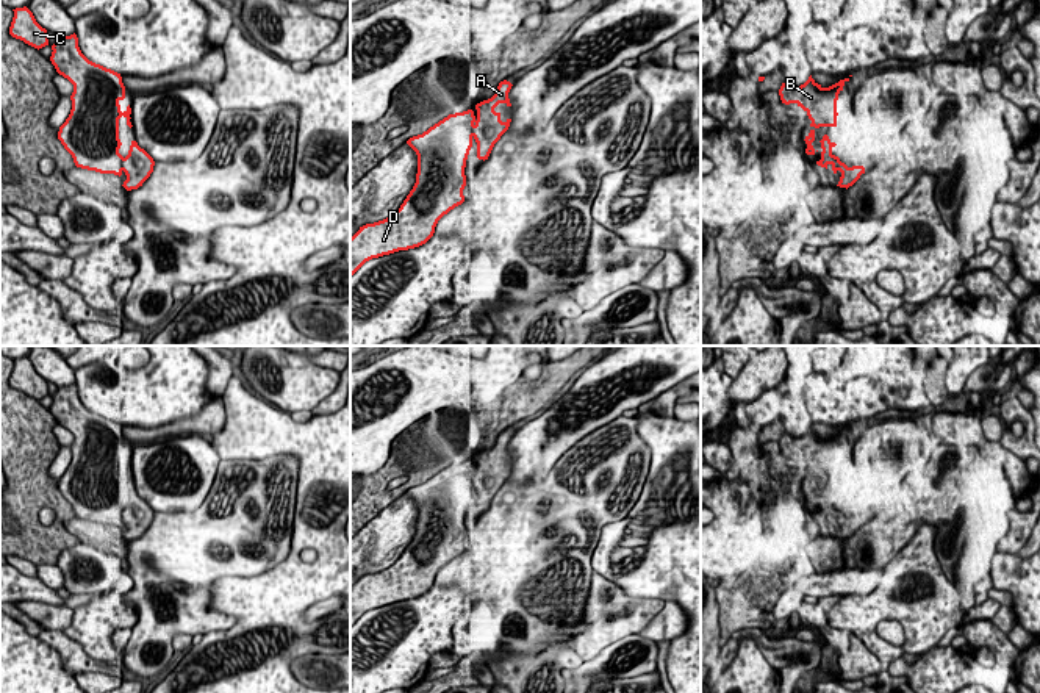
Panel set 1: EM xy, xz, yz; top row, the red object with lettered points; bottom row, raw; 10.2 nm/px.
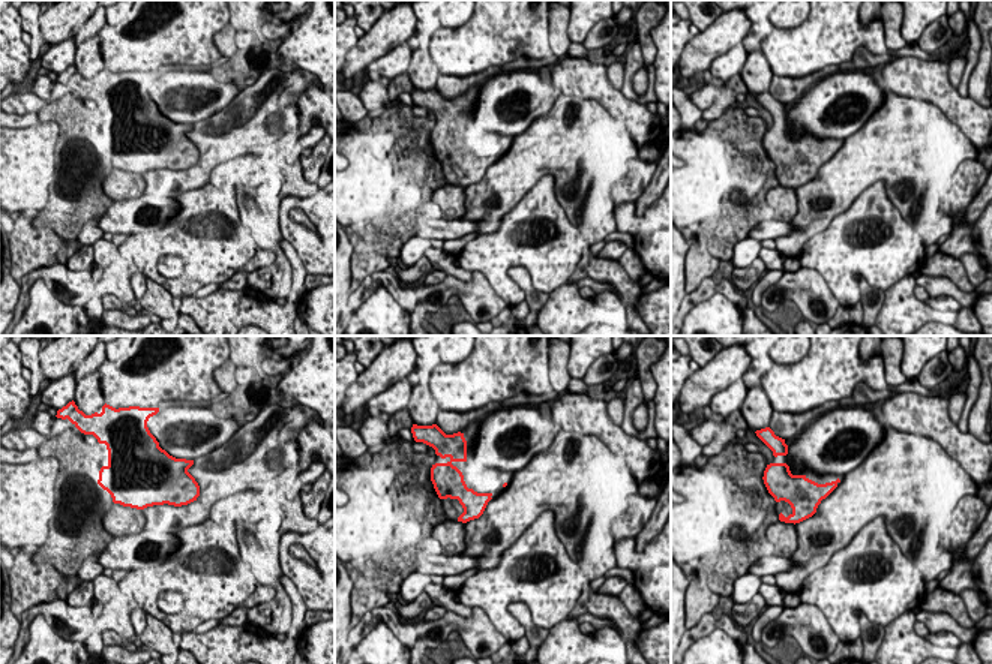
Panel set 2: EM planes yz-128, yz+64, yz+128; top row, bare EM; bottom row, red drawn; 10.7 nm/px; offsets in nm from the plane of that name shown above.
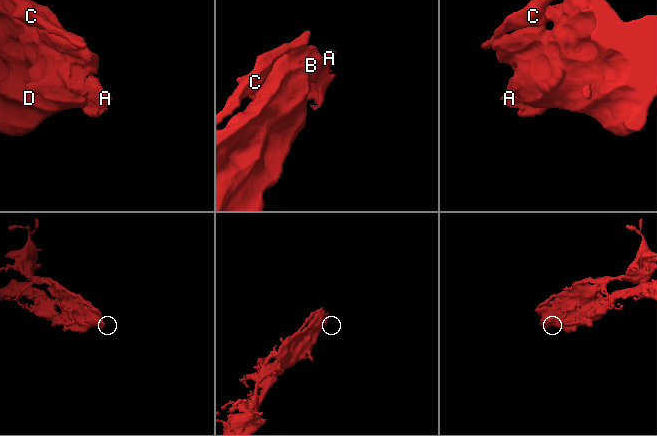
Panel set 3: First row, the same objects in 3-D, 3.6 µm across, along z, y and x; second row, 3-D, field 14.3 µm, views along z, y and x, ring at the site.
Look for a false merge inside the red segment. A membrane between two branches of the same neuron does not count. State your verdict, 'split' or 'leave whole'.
leave whole

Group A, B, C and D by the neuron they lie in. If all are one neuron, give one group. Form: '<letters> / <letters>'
A B C D

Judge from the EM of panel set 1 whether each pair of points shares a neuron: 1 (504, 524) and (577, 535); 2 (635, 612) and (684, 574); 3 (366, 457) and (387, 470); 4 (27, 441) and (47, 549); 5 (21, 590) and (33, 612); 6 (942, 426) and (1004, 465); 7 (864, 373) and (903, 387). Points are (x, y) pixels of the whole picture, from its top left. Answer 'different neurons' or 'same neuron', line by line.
1: same neuron
2: different neurons
3: different neurons
4: same neuron
5: different neurons
6: same neuron
7: same neuron

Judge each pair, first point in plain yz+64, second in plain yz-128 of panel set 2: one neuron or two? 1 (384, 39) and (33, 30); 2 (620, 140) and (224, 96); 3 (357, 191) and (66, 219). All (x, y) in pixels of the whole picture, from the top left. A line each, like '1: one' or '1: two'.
1: two
2: two
3: two

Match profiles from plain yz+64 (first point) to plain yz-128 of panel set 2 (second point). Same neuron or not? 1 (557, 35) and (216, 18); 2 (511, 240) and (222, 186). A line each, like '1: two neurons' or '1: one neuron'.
1: two neurons
2: one neuron

